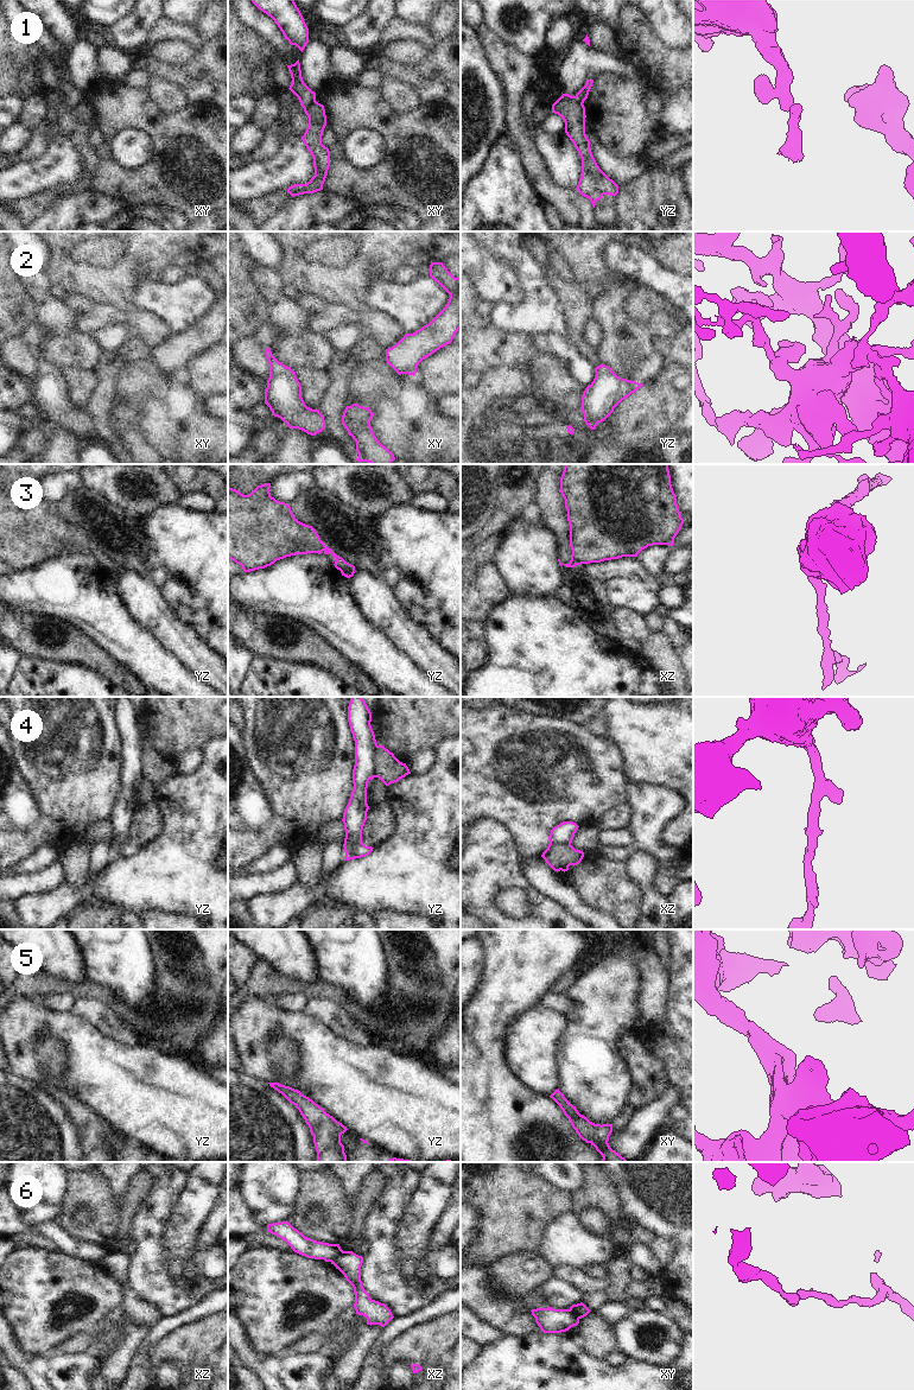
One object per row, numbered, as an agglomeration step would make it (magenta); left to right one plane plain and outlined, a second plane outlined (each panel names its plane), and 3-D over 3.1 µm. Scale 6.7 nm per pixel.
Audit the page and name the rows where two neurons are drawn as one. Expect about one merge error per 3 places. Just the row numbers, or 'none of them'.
1, 3, 4, 6

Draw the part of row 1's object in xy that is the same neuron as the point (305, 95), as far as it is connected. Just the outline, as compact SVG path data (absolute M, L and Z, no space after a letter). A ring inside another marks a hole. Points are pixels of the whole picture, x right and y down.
M299 59L294 64L287 65L287 68L292 78L288 89L298 97L300 106L305 108L316 100L316 93L304 83Z

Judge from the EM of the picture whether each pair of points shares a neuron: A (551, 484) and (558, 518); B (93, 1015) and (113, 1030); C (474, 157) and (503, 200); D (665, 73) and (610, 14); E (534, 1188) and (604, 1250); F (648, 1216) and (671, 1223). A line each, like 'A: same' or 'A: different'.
A: same
B: same
C: different
D: different
E: different
F: same

